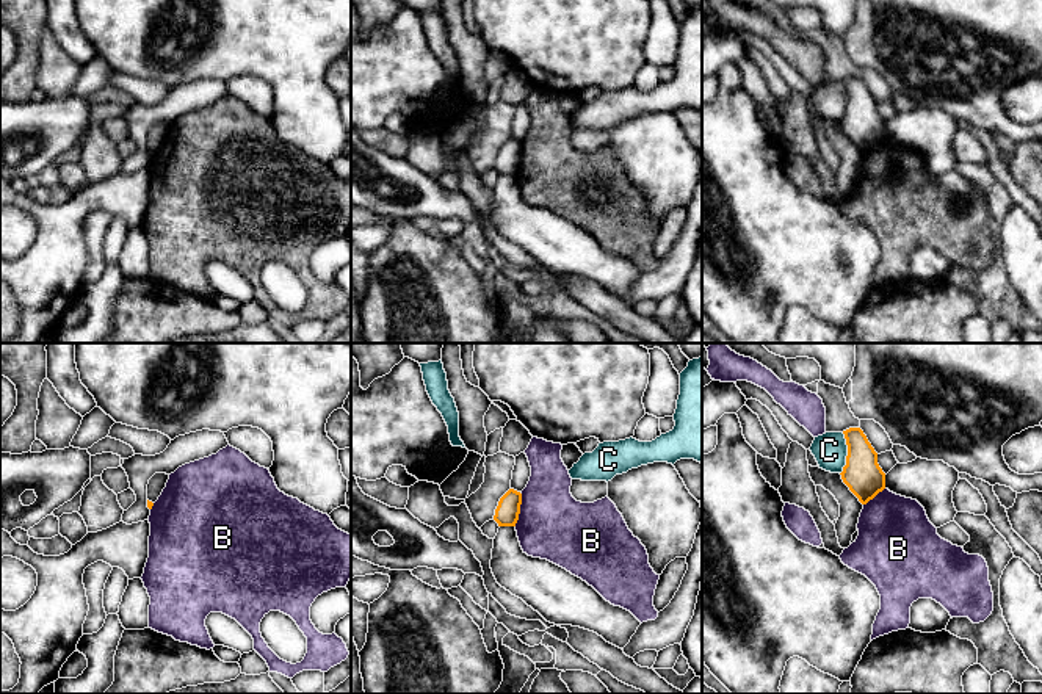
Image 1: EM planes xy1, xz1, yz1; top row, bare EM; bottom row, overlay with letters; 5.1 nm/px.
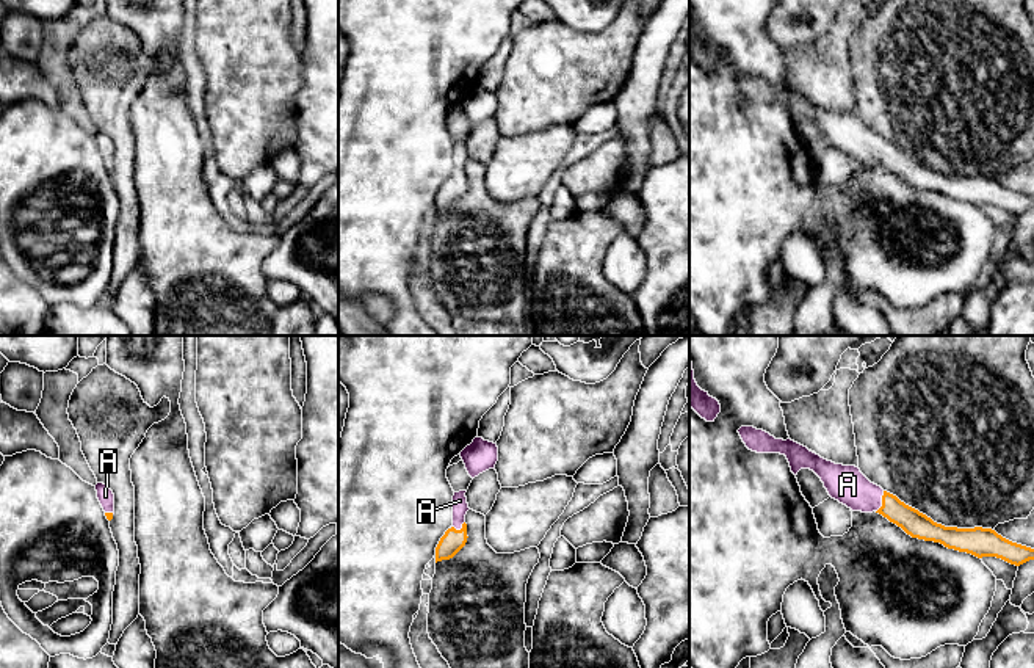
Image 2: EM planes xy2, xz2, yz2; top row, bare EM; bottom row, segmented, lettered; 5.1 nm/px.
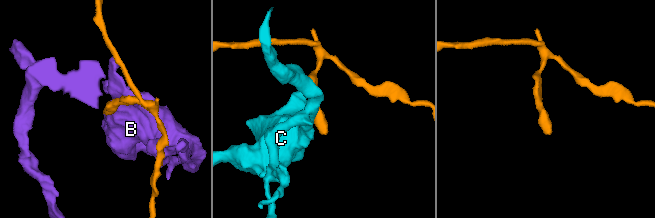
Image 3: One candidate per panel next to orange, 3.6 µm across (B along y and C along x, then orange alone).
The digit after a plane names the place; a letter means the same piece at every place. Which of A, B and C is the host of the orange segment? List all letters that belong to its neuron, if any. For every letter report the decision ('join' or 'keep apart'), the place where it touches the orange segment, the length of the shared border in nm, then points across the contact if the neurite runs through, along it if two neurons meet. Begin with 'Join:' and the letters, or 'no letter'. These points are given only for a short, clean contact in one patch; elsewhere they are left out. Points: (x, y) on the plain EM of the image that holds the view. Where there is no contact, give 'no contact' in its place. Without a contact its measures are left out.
Join: A
A: join; contact yz2 (882, 151); length 120 nm; way yz2 (914, 171), (882, 151), (862, 145), (848, 134)
B: keep apart; contact xz1 (519, 159); length 180 nm
C: keep apart; contact yz1 (848, 102); length 220 nm; border yz1 (843, 82), (846, 105), (840, 122)

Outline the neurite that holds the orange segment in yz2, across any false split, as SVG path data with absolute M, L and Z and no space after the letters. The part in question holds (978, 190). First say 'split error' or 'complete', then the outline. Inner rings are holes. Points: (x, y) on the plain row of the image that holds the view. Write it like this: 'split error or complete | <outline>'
split error | M741 75L738 82L749 99L785 103L794 124L801 118L813 119L832 147L852 160L876 160L912 187L940 191L948 198L967 201L978 207L996 205L1015 215L1034 209L1034 198L1012 191L992 177L957 177L934 171L896 144L871 132L855 114L835 113L791 88L776 88L754 75Z

